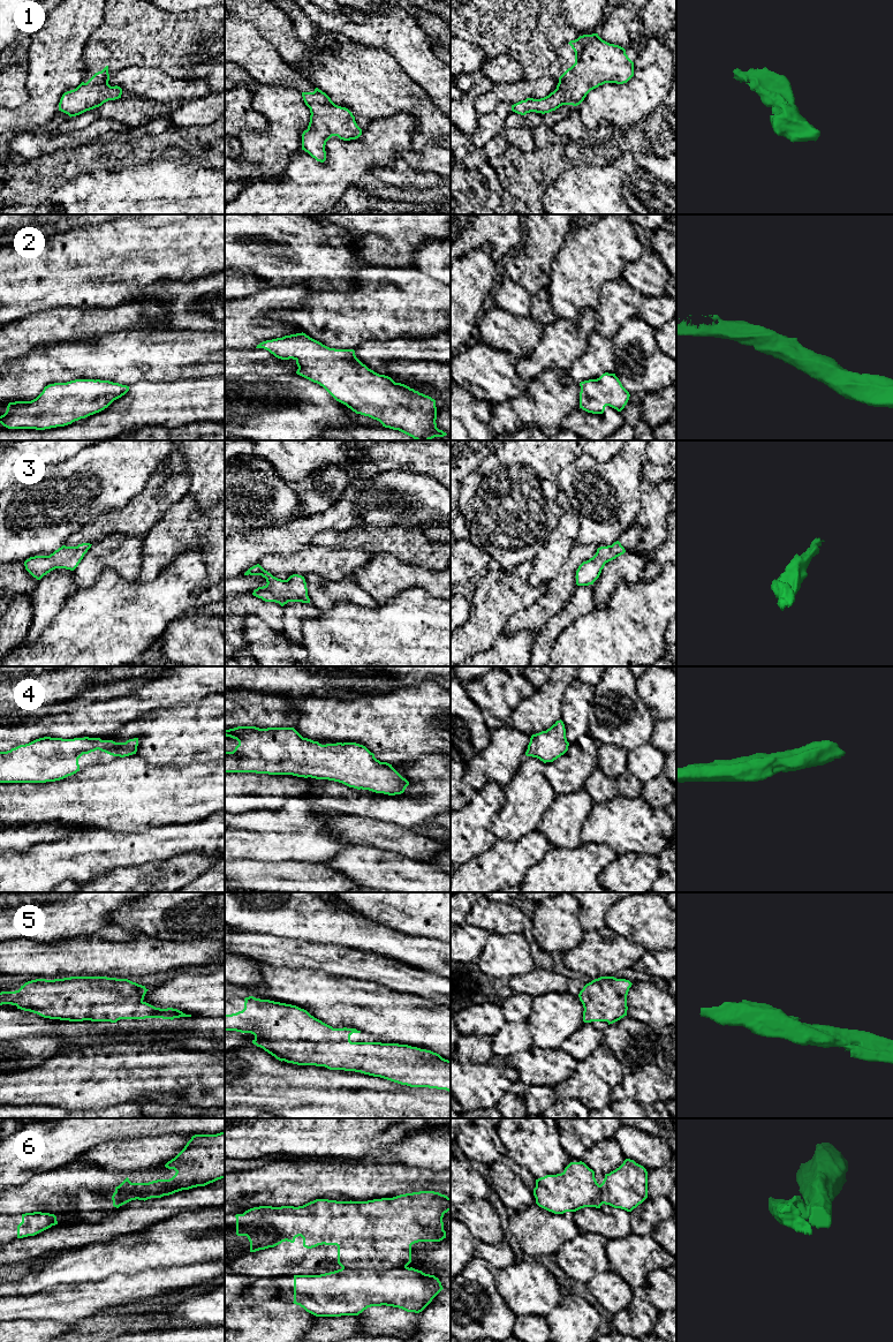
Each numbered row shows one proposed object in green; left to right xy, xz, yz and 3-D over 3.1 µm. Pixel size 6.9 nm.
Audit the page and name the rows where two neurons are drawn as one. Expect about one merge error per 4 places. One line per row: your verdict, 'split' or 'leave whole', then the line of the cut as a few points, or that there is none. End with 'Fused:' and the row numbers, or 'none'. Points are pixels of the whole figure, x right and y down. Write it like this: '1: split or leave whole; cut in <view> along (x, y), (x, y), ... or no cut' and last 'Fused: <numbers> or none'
1: leave whole; no cut
2: leave whole; no cut
3: leave whole; no cut
4: leave whole; no cut
5: leave whole; no cut
6: split; cut in xz along (406, 1266), (383, 1269), (342, 1268)
Fused: 6

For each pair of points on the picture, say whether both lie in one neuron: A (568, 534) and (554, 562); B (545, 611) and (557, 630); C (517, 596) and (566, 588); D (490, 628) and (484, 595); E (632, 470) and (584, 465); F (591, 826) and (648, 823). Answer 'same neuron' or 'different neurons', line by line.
A: same neuron
B: different neurons
C: different neurons
D: same neuron
E: same neuron
F: same neuron

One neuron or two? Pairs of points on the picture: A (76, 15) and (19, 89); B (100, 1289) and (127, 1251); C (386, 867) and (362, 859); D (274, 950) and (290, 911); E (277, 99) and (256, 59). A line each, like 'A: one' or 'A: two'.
A: two
B: two
C: one
D: two
E: two

